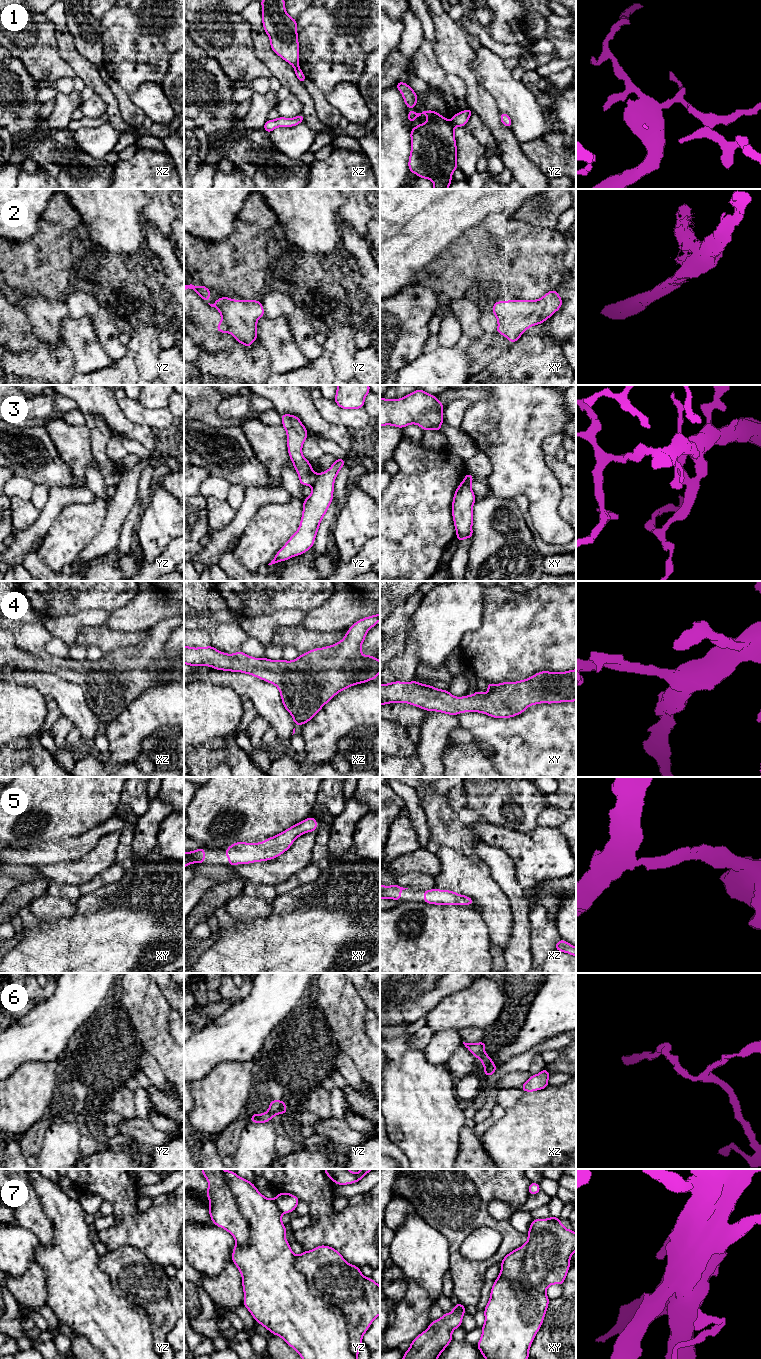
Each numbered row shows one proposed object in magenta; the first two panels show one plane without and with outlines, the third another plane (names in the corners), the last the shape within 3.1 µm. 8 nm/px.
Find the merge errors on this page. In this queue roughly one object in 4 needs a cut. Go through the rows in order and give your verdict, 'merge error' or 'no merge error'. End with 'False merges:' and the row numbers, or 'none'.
1: merge error
2: no merge error
3: no merge error
4: no merge error
5: no merge error
6: no merge error
7: merge error
False merges: 1, 7

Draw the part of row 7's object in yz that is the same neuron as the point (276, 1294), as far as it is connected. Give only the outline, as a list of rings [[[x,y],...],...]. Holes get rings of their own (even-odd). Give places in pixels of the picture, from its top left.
[[[231,1170],[201,1171],[209,1183],[206,1196],[210,1201],[210,1218],[235,1239],[232,1262],[242,1276],[243,1305],[256,1323],[280,1336],[302,1359],[357,1359],[350,1350],[342,1311],[312,1295],[305,1276],[295,1267],[294,1253],[286,1240],[286,1226],[281,1217],[283,1213],[295,1211],[300,1199],[287,1192],[267,1199],[252,1182]]]

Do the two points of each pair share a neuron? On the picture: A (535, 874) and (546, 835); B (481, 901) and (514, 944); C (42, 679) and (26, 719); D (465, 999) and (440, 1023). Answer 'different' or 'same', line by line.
A: same
B: different
C: different
D: same

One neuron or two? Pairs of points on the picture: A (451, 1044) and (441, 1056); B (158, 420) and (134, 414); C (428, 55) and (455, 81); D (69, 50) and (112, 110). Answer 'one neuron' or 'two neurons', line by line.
A: one neuron
B: one neuron
C: one neuron
D: one neuron

